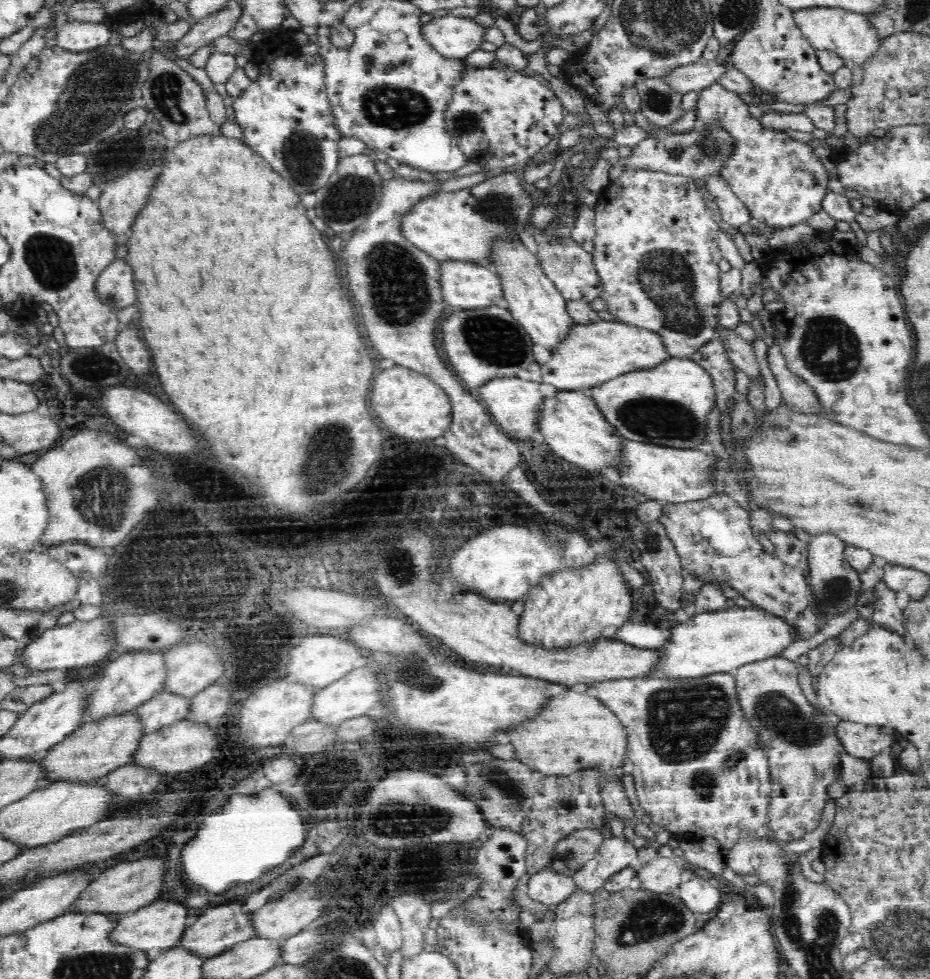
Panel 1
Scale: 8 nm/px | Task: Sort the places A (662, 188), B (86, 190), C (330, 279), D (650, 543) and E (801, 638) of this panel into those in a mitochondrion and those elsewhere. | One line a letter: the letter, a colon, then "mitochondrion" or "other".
A: other
B: other
C: other
D: mitochondrion
E: other

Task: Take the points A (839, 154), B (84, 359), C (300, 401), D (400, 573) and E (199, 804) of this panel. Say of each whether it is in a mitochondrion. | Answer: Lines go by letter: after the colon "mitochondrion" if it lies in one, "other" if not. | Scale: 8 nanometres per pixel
A: other
B: mitochondrion
C: other
D: mitochondrion
E: other

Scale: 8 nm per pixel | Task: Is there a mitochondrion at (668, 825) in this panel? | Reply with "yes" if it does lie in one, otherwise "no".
no

